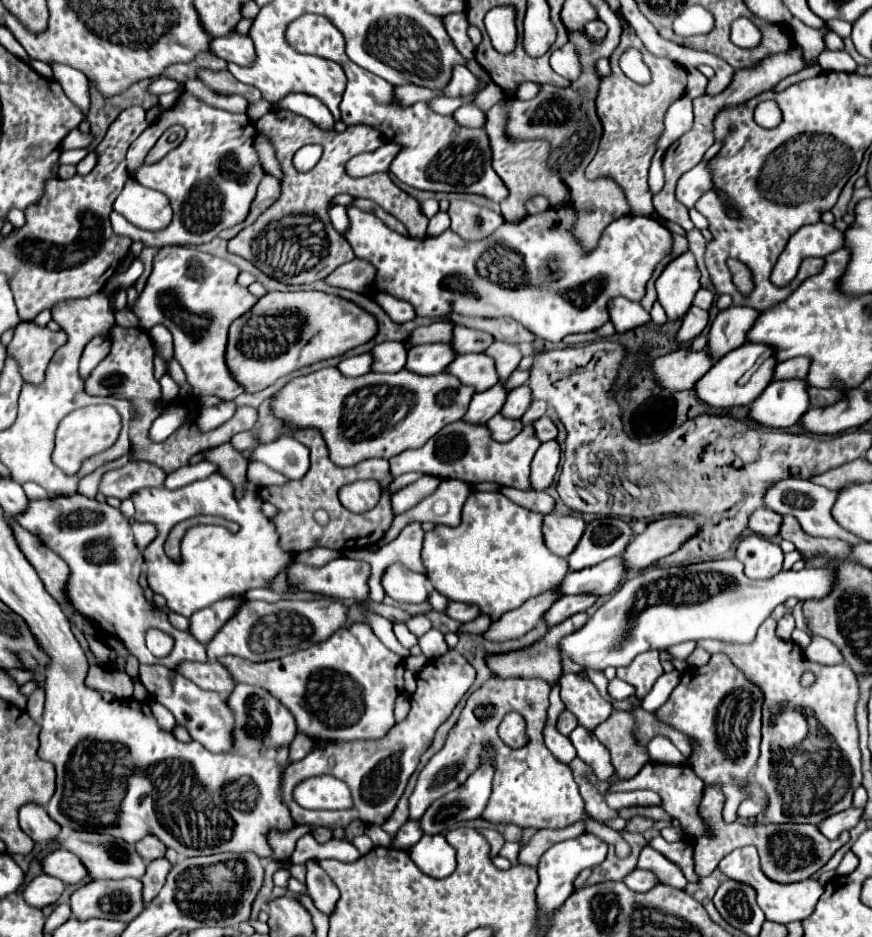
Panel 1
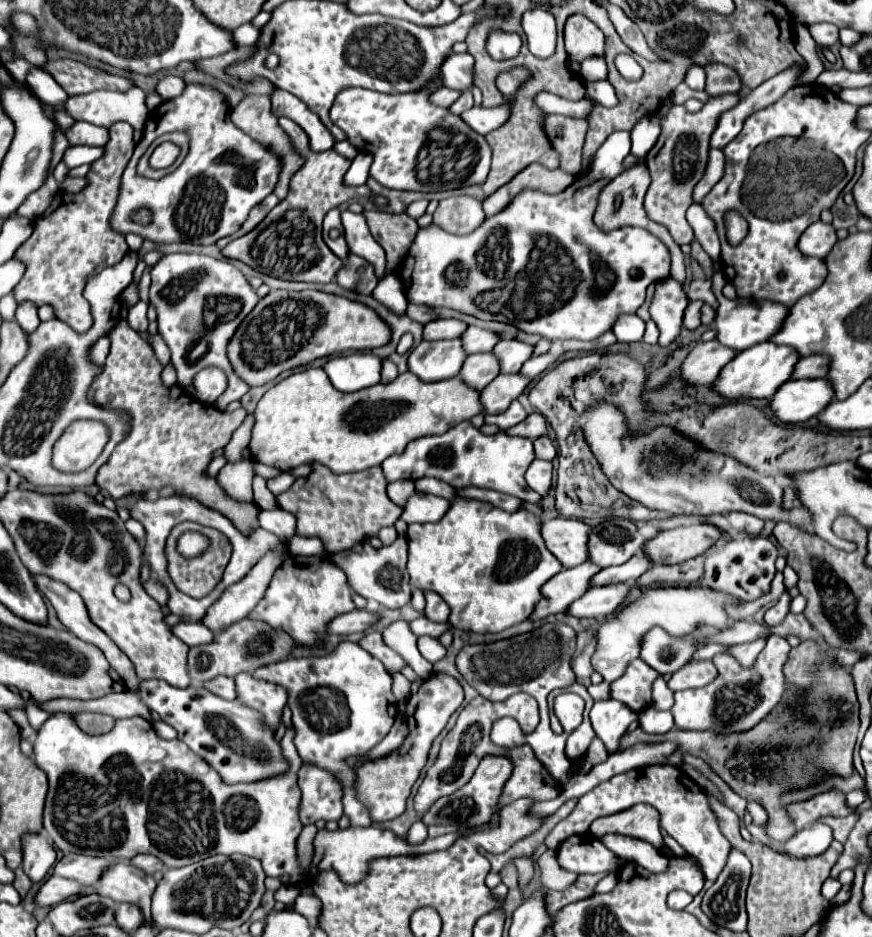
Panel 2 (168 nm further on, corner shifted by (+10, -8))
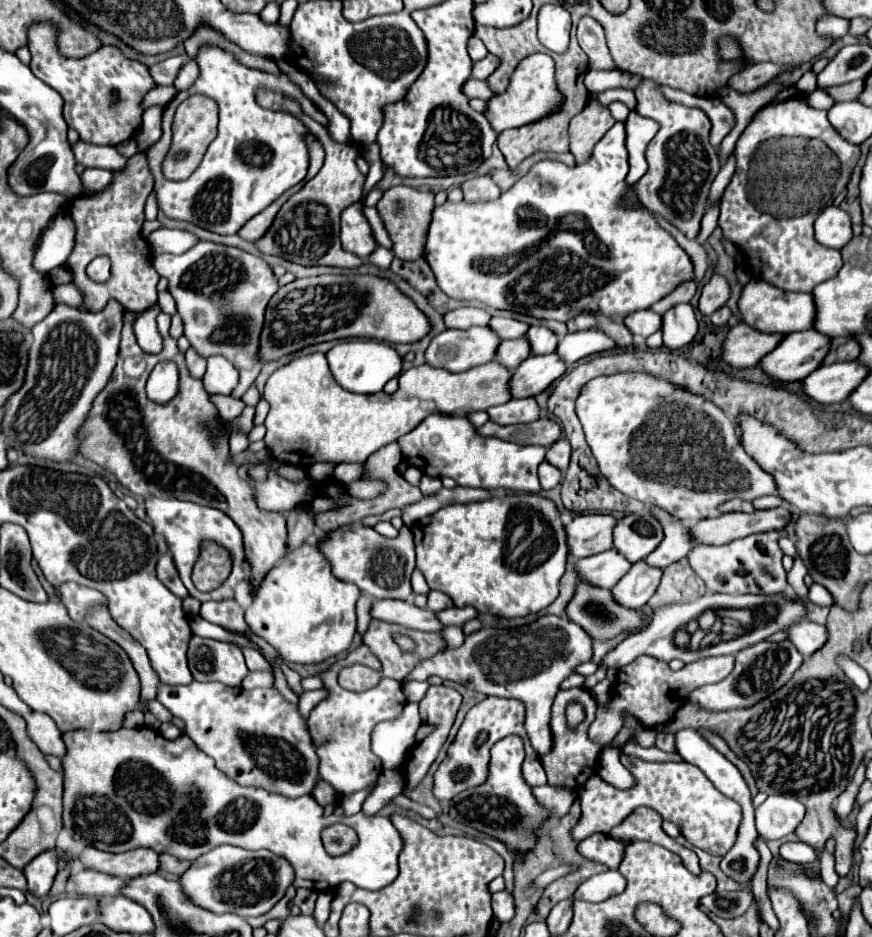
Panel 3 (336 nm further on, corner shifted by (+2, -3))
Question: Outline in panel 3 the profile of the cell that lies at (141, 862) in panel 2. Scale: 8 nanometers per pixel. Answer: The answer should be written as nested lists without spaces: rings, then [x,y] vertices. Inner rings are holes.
[[[162,854],[160,856],[160,862],[164,862],[164,872],[170,872],[170,874],[184,874],[190,866],[192,866],[192,862],[188,862],[188,860],[180,860],[180,858],[172,858],[170,854]]]

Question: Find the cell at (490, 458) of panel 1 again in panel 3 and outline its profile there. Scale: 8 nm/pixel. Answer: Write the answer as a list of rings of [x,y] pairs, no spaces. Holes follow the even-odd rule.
[[[430,414],[410,434],[398,440],[402,458],[408,466],[420,468],[428,476],[450,476],[460,486],[486,488],[486,490],[516,490],[516,492],[540,492],[538,466],[544,462],[544,446],[520,446],[504,442],[500,438],[484,438],[476,434],[468,418]]]

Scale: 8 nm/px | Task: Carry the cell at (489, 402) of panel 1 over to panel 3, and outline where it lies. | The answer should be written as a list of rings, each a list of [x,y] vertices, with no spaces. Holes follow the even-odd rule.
[[[532,354],[526,358],[512,374],[510,390],[514,398],[528,398],[544,392],[554,380],[558,380],[566,372],[564,360],[560,360],[558,354],[546,354],[536,356]]]

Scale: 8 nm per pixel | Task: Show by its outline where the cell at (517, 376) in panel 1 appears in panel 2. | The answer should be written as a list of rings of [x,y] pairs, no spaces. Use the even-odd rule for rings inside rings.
[[[548,351],[548,353],[540,355],[540,357],[528,359],[528,361],[524,363],[524,367],[520,369],[520,373],[522,373],[524,377],[528,377],[528,379],[534,379],[536,375],[540,375],[542,371],[546,371],[546,369],[548,369],[552,363],[556,363],[556,361],[558,361],[558,355],[552,353],[552,351]]]

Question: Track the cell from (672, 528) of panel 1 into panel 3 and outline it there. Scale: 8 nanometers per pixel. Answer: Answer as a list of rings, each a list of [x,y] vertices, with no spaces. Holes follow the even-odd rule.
[[[778,506],[770,510],[754,510],[750,514],[730,512],[716,518],[706,518],[692,526],[692,536],[702,544],[724,544],[736,538],[746,538],[750,534],[782,530],[788,526],[792,514],[788,508]]]

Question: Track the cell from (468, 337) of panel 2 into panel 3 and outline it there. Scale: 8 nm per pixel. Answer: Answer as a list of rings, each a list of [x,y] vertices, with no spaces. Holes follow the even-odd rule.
[[[502,316],[492,318],[490,326],[500,334],[502,340],[526,336],[526,332],[528,332],[528,328],[530,328],[526,322],[518,322],[518,320],[512,320],[512,318],[502,318]]]

